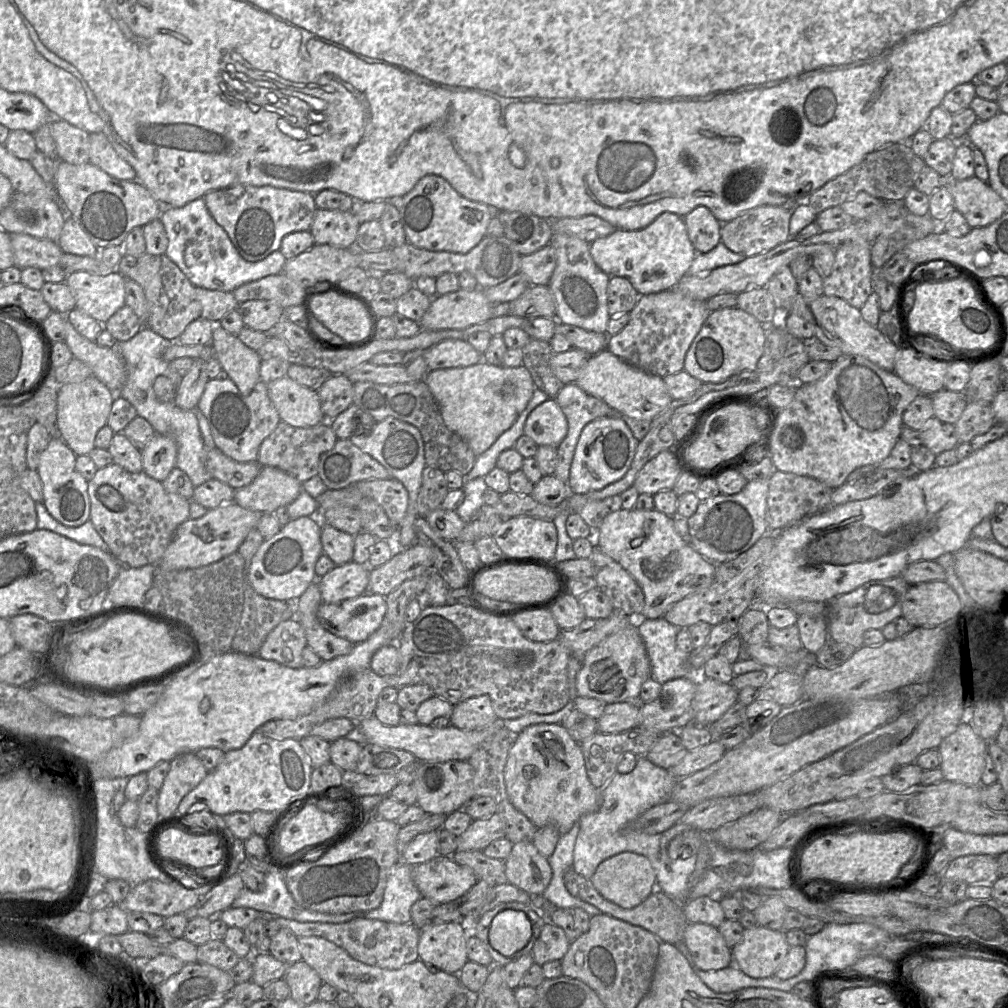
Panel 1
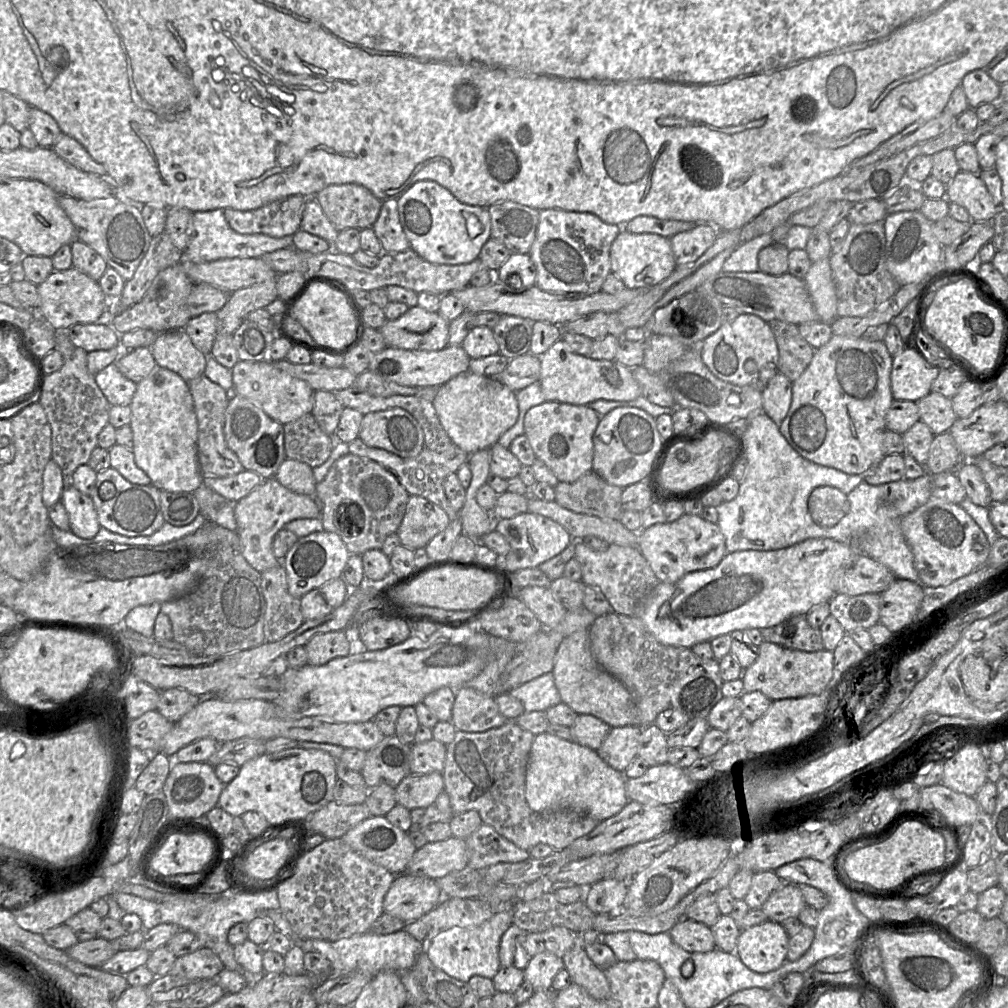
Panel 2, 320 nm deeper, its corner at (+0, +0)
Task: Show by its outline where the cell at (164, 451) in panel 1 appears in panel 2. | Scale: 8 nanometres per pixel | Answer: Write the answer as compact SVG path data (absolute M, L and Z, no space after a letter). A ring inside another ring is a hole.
M156 365L146 378L137 383L130 409L131 450L136 465L159 490L194 492L202 484L203 474L197 459L198 425L188 382L177 373Z

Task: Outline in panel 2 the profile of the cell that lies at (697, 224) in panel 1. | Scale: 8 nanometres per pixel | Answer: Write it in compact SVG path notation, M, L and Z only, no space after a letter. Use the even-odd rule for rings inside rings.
M696 223L693 229L677 233L670 237L671 247L677 266L696 261L710 248L719 230L708 223Z

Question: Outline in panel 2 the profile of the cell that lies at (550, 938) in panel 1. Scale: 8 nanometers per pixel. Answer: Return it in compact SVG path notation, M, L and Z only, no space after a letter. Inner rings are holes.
M541 952L530 958L523 970L524 980L528 981L534 990L546 990L551 988L554 976L562 968L562 958L551 952Z

